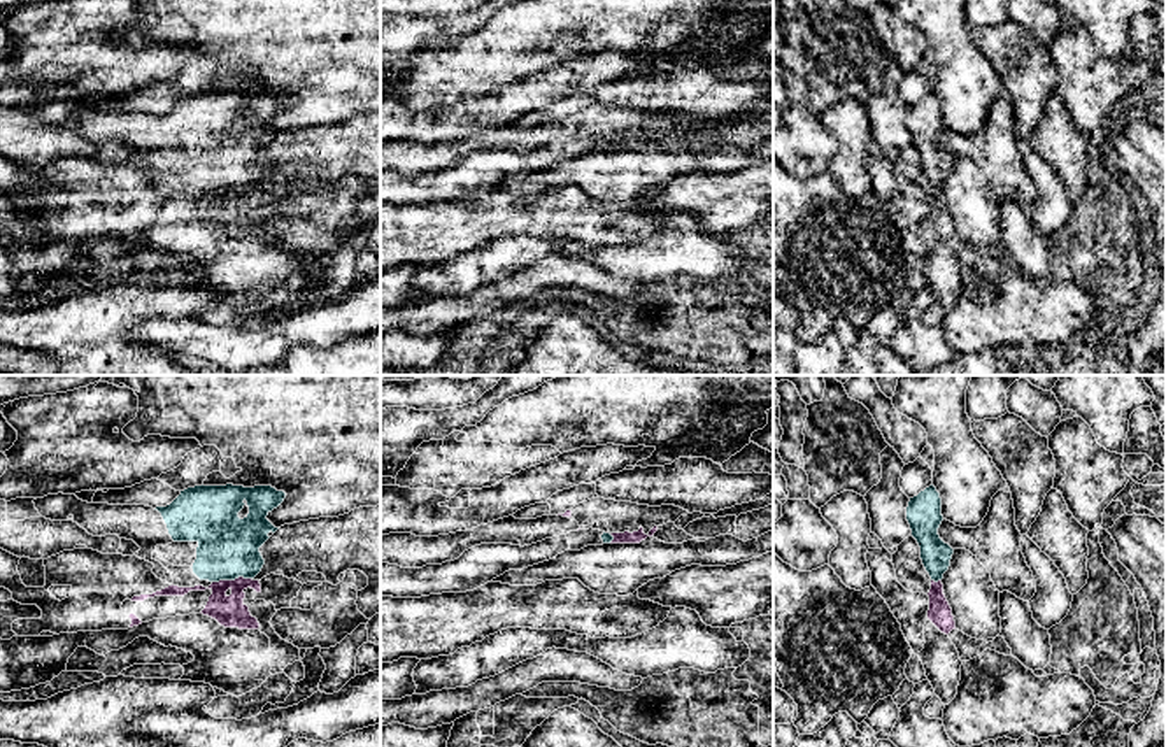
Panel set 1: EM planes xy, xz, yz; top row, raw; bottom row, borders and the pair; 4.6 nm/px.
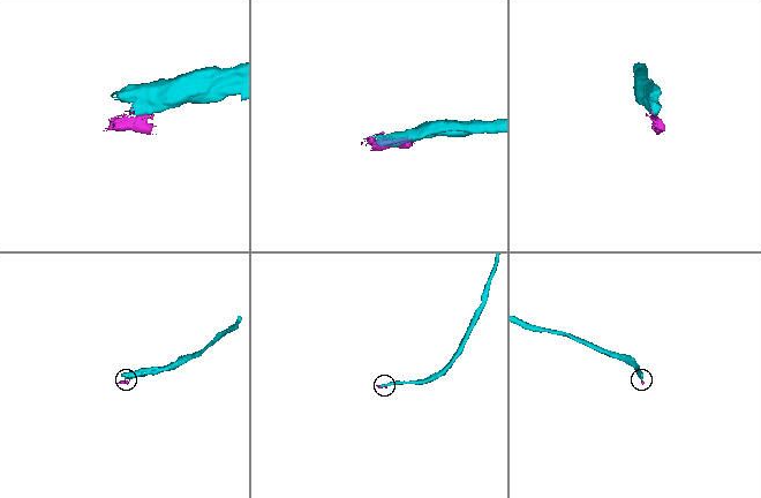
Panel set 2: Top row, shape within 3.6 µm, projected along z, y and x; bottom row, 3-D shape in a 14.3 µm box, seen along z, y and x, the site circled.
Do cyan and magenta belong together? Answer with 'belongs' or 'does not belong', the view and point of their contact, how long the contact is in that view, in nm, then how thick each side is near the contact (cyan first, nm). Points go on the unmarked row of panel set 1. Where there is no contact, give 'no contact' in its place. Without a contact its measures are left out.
does not belong | xy (232, 186) | 190 nm | 280/140 nm

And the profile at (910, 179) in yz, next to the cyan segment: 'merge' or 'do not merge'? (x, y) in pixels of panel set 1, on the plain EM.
do not merge

